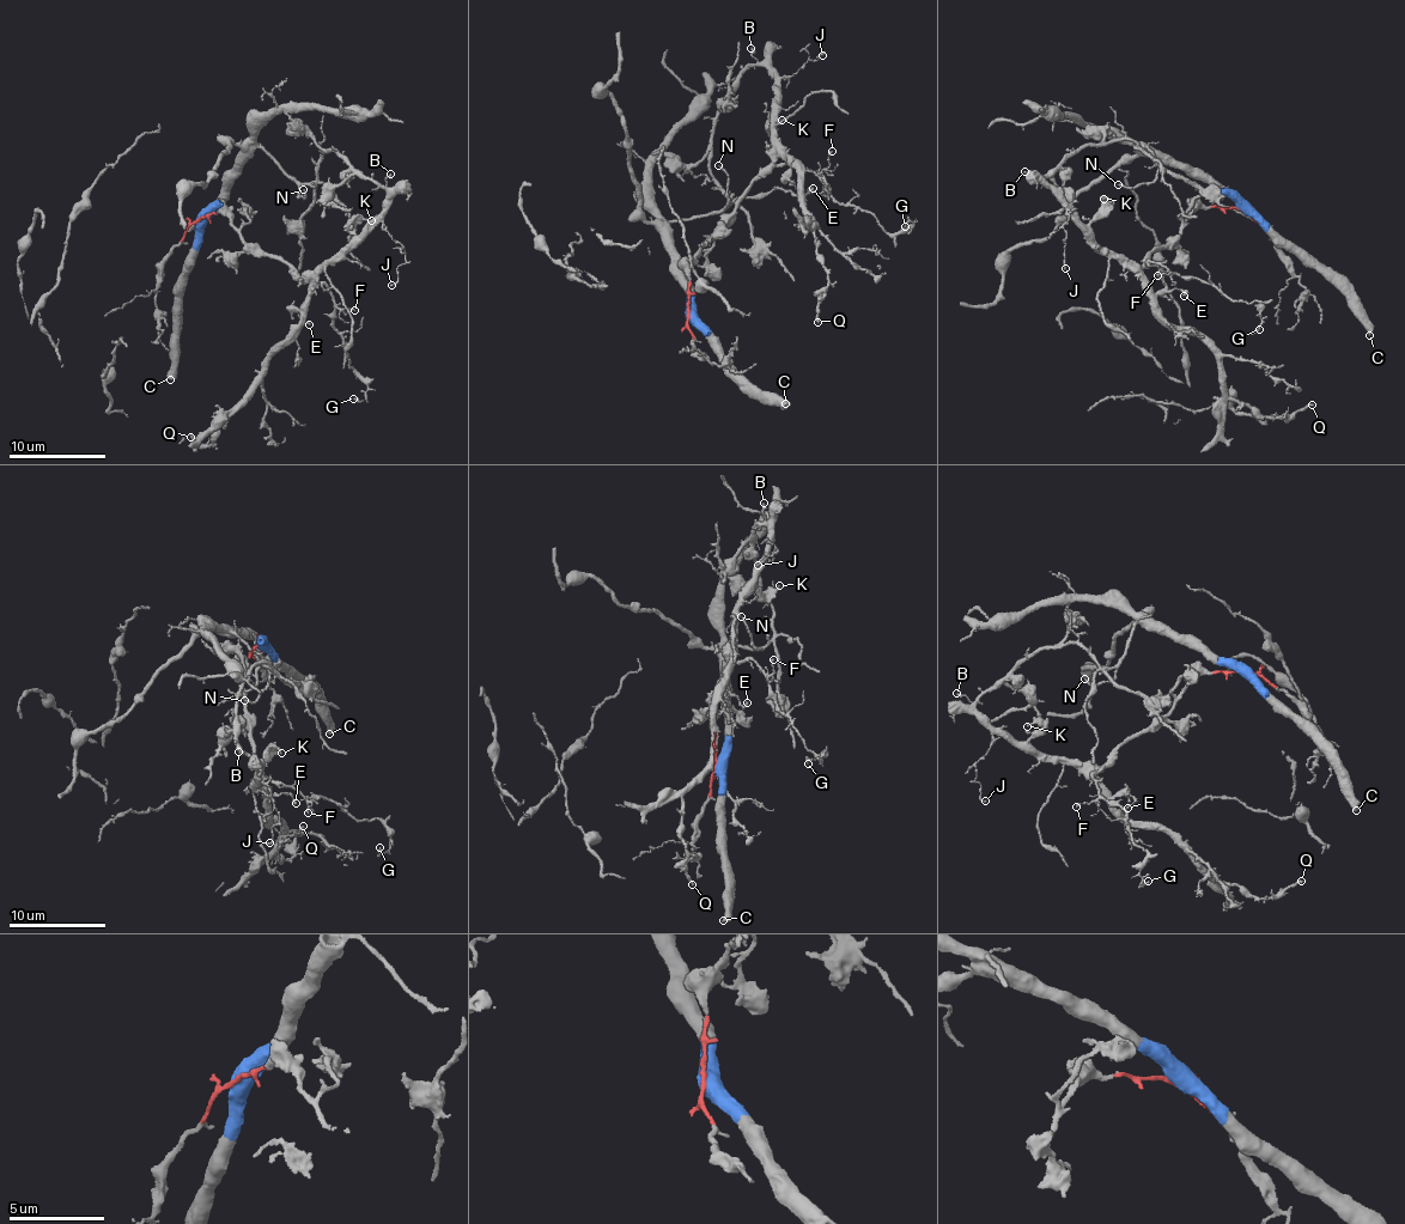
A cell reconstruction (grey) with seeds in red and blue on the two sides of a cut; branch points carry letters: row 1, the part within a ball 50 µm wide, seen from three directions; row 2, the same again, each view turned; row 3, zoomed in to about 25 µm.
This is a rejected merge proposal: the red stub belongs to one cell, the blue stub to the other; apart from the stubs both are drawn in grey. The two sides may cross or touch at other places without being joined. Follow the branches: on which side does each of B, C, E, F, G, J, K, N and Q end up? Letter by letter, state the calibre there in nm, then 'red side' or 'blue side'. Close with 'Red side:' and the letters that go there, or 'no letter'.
B: calibre 150 nm; red side
C: calibre 460 nm; blue side
E: calibre 120 nm; red side
F: calibre 110 nm; red side
G: calibre 140 nm; red side
J: calibre 130 nm; red side
K: calibre 130 nm; red side
N: calibre 130 nm; blue side
Q: calibre 180 nm; red side
Red side: B, E, F, G, J, K, Q

